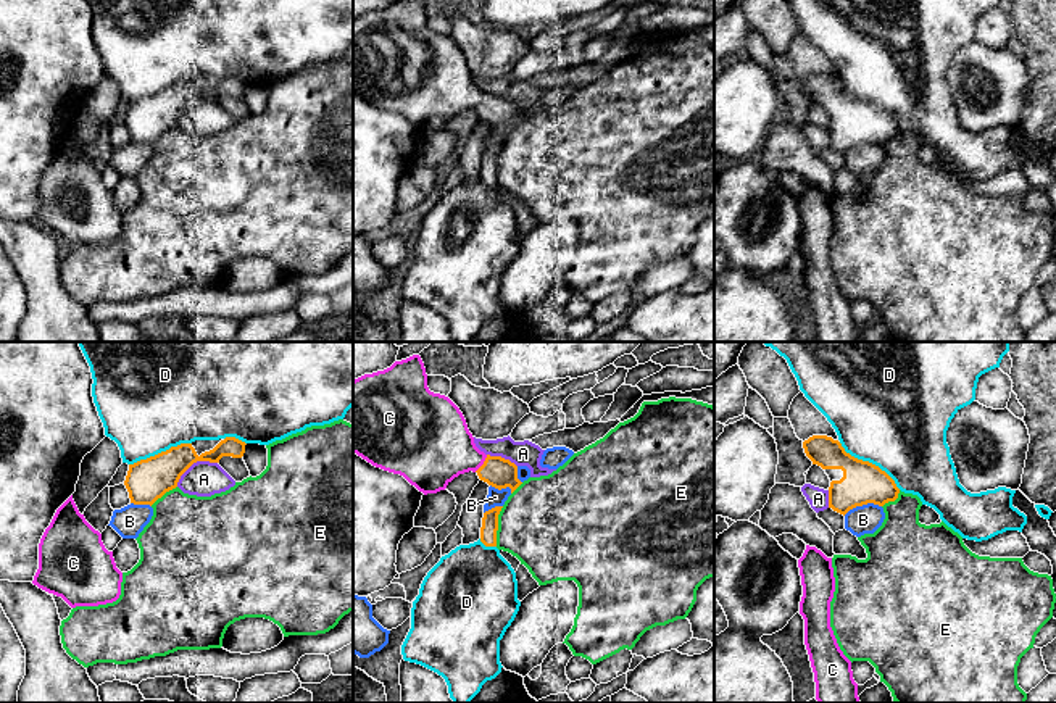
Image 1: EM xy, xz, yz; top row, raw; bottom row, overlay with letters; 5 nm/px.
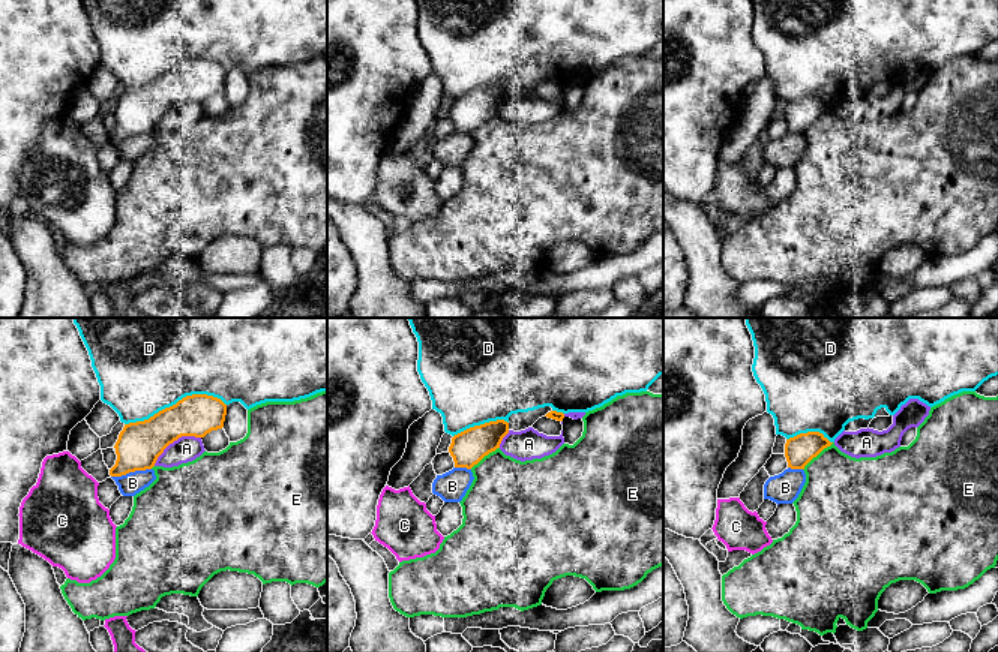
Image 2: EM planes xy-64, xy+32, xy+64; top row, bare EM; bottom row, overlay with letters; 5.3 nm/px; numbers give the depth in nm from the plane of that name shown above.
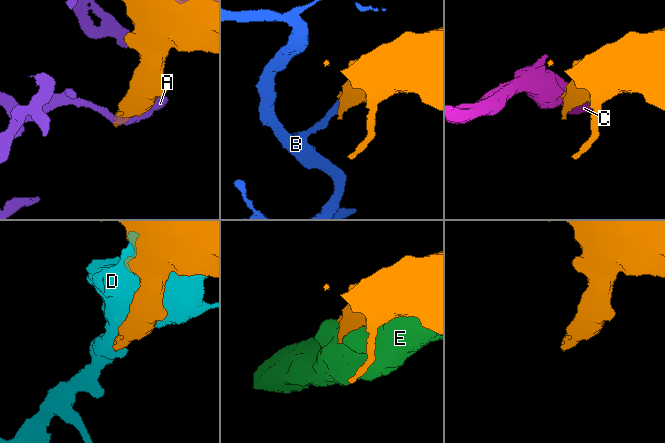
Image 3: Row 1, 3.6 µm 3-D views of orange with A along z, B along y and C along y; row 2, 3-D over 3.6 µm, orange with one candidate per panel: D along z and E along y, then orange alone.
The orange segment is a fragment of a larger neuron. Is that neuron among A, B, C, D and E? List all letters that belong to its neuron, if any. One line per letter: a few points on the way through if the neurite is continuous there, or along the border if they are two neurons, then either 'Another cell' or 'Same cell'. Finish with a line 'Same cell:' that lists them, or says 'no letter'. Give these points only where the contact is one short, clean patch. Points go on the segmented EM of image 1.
A: Another cell
B: Boundary: yz (881, 505), (856, 505), (843, 515). Another cell
C: Path across: xz (500, 473), (484, 463), (437, 447). Same cell
D: Another cell
E: Another cell
Same cell: C

